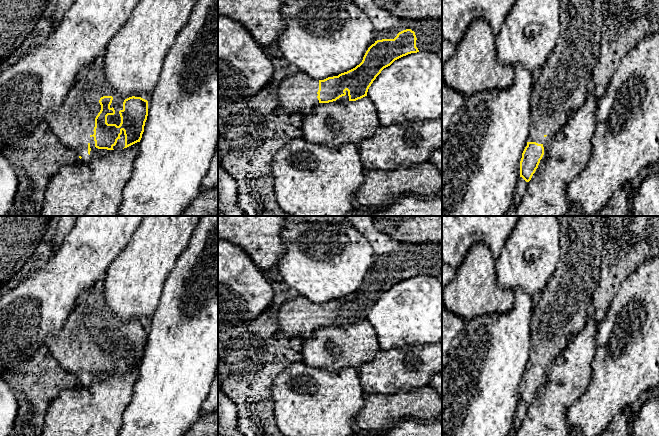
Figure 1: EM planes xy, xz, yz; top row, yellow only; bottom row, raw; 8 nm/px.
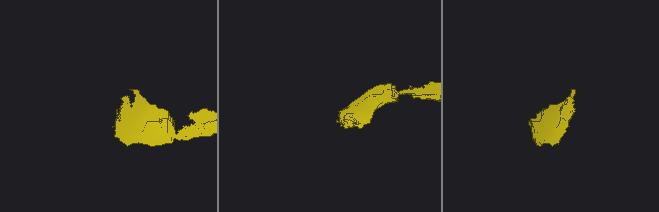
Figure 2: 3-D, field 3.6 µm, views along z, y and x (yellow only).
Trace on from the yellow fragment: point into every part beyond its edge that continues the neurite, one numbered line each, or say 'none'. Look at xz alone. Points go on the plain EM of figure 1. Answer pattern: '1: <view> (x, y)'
1: xz (428, 255)
2: xz (344, 323)

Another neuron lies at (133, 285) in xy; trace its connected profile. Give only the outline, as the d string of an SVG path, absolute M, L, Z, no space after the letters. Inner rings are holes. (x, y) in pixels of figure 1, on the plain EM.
M145 216L131 240L109 266L101 288L109 310L122 322L141 321L145 324L152 318L162 296L163 287L178 258L187 248L189 240L201 216Z

